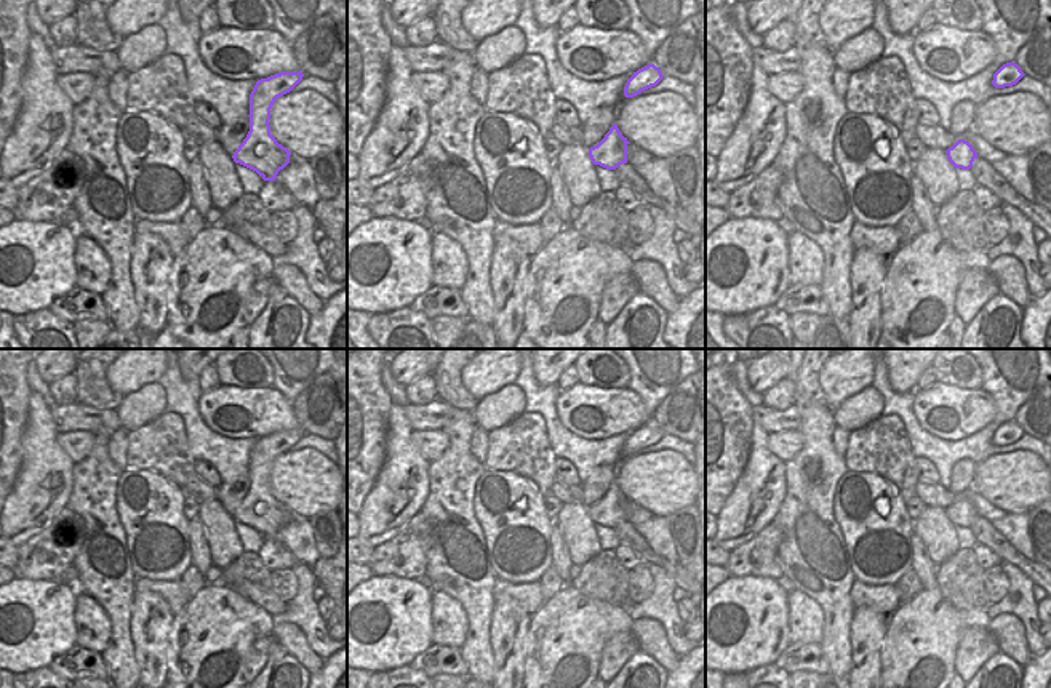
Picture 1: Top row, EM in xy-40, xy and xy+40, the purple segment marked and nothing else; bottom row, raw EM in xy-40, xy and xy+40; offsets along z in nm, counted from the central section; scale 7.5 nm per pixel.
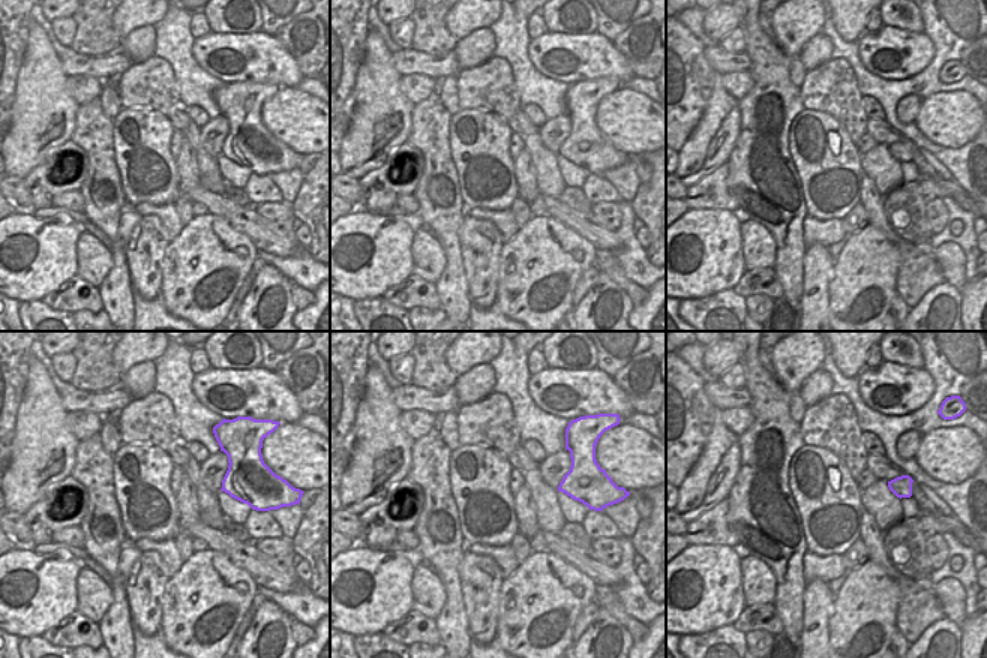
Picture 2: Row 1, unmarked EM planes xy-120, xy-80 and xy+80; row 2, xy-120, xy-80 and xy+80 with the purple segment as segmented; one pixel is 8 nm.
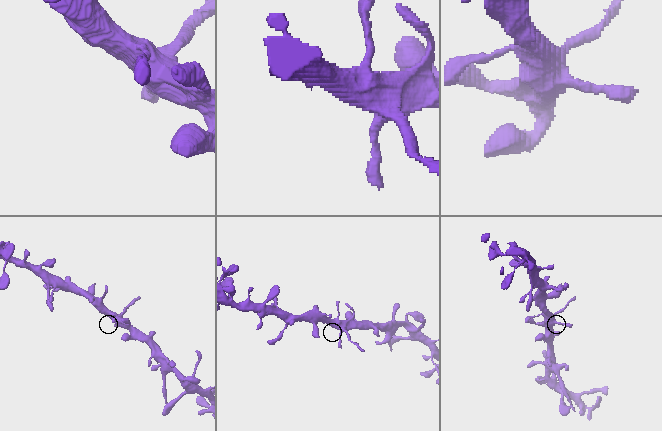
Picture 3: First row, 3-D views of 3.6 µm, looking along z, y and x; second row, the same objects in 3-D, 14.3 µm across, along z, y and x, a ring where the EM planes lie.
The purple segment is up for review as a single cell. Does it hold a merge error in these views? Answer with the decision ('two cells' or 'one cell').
one cell

